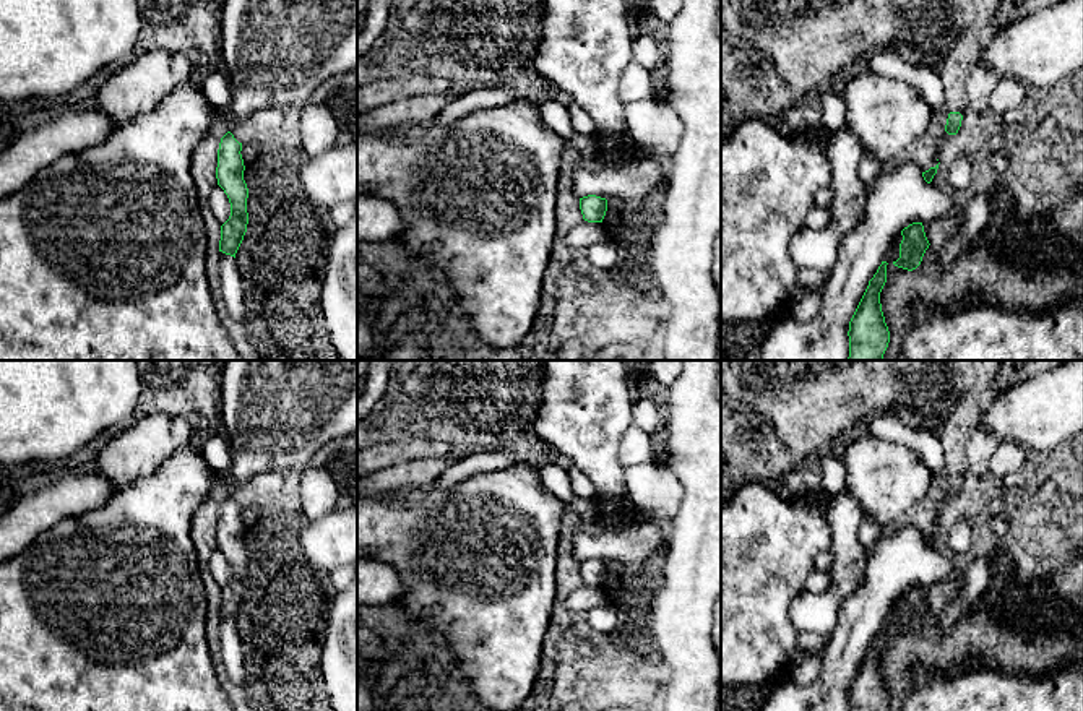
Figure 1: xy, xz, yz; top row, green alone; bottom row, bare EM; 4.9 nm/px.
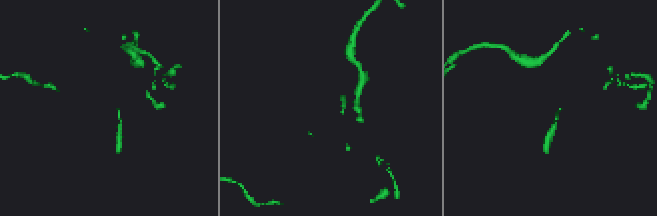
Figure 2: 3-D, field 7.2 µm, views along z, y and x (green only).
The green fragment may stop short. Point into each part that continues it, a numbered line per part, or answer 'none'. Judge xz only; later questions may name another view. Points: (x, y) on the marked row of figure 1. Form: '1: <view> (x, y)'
none

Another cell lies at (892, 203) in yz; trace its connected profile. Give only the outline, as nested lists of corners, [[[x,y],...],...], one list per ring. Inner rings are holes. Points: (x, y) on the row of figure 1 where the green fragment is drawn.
[[[916,164],[867,185],[865,213],[839,247],[820,313],[807,323],[776,321],[762,347],[763,360],[848,360],[849,321],[893,237],[914,219],[947,218],[950,208],[950,196],[927,183]]]

